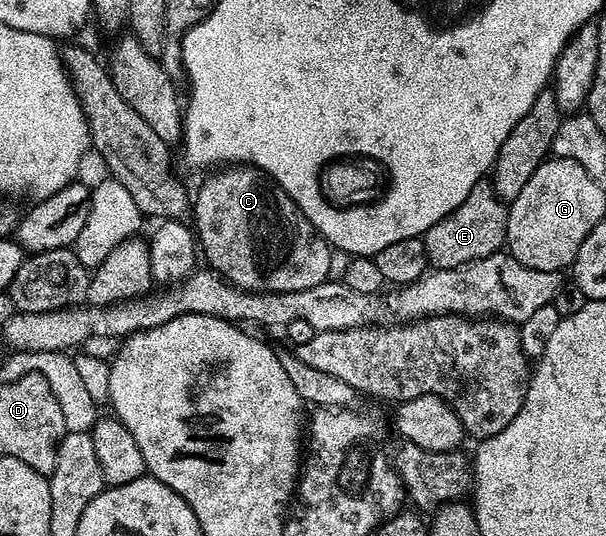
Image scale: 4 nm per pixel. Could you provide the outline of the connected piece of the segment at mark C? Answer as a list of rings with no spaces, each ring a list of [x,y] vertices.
[[[231,164],[226,168],[219,168],[214,171],[199,186],[199,191],[193,194],[193,218],[195,214],[195,224],[193,223],[194,236],[197,239],[198,249],[207,257],[206,265],[215,273],[220,274],[226,282],[232,282],[235,286],[240,286],[243,290],[250,290],[256,294],[284,294],[285,292],[301,292],[305,288],[313,288],[317,284],[328,281],[327,273],[329,272],[329,260],[331,259],[331,247],[326,238],[323,238],[315,229],[313,224],[309,224],[309,220],[301,212],[301,208],[297,208],[294,200],[278,186],[267,174],[256,168],[256,166],[248,166],[246,164]]]

